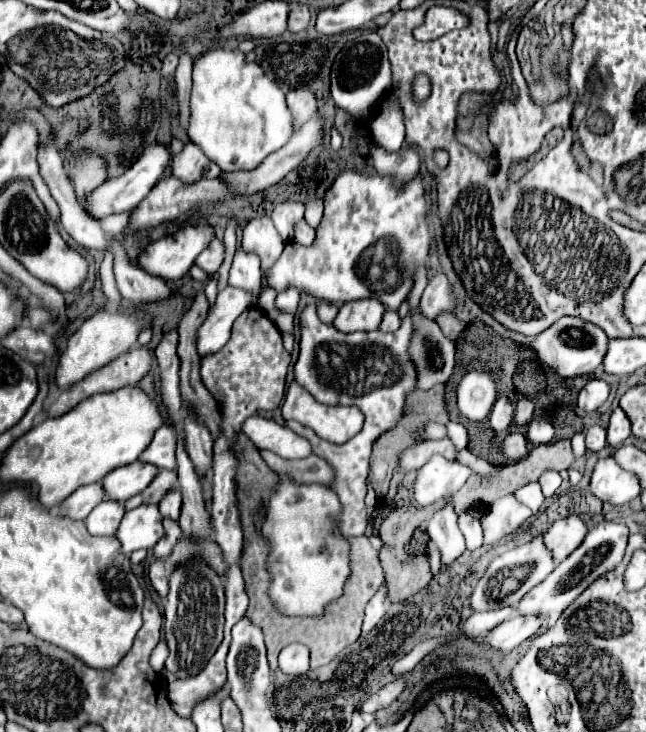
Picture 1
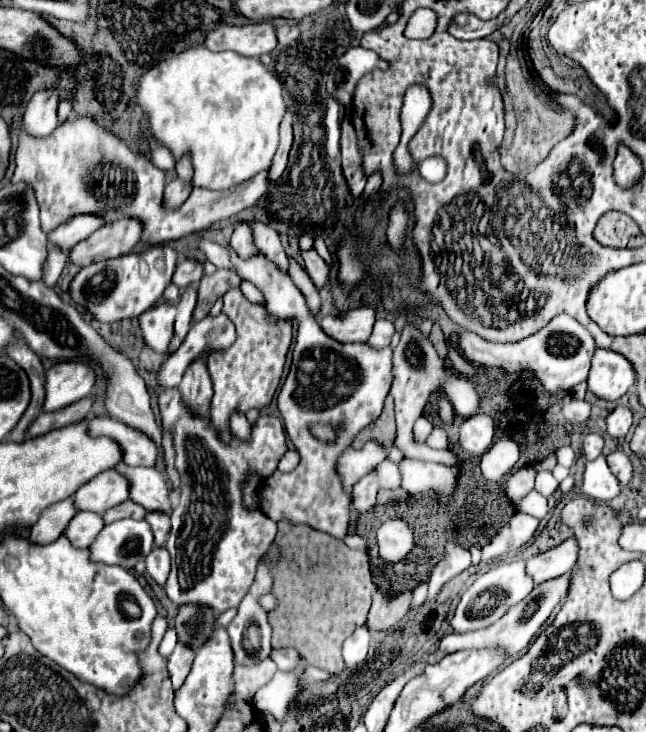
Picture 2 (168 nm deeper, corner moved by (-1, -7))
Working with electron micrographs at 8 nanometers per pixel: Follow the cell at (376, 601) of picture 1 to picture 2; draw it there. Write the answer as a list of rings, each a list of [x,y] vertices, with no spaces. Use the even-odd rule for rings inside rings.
[[[366,625],[358,627],[346,641],[342,647],[344,653],[344,661],[348,669],[356,669],[366,661],[366,653],[368,653],[368,645],[370,645],[370,629],[366,629]]]

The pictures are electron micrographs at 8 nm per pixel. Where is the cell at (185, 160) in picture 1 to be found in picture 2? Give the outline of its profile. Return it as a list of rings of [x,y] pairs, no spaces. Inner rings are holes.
[[[174,179],[166,185],[166,191],[164,191],[164,205],[174,209],[174,207],[180,207],[188,195],[192,193],[192,181],[182,181],[182,179]]]

